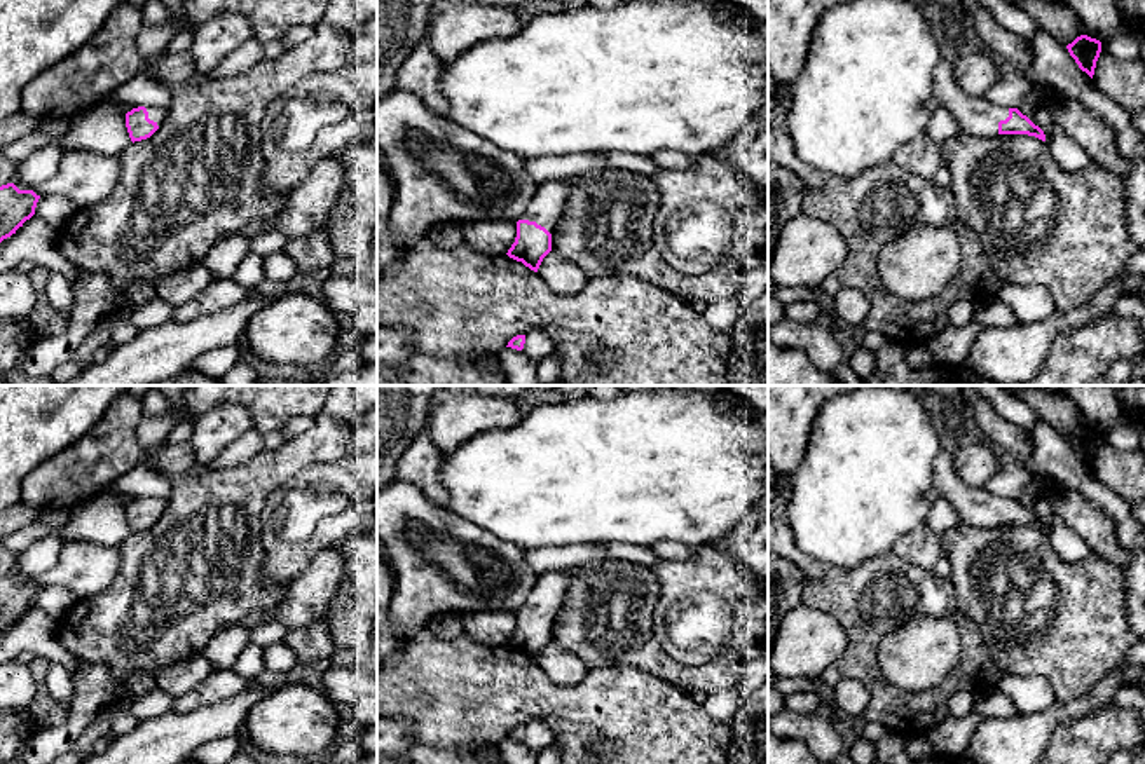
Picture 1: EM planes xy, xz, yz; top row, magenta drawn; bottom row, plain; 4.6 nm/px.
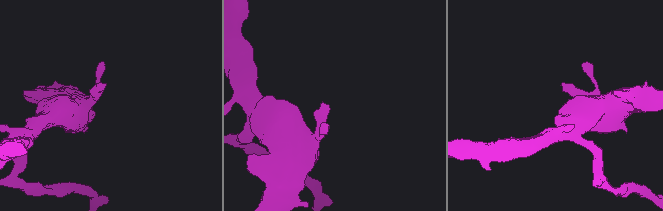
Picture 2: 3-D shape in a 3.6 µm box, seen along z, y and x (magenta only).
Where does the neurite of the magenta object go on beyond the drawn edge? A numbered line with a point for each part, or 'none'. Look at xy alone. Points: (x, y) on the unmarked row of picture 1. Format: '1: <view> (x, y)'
1: xy (157, 504)

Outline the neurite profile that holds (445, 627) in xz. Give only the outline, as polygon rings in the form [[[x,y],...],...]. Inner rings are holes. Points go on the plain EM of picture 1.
[[[459,614],[435,616],[426,623],[424,631],[440,640],[452,640],[463,633],[463,616]]]

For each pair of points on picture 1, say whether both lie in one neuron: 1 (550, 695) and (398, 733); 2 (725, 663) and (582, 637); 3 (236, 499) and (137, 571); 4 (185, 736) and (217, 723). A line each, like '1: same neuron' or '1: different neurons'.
1: different neurons
2: same neuron
3: same neuron
4: same neuron

